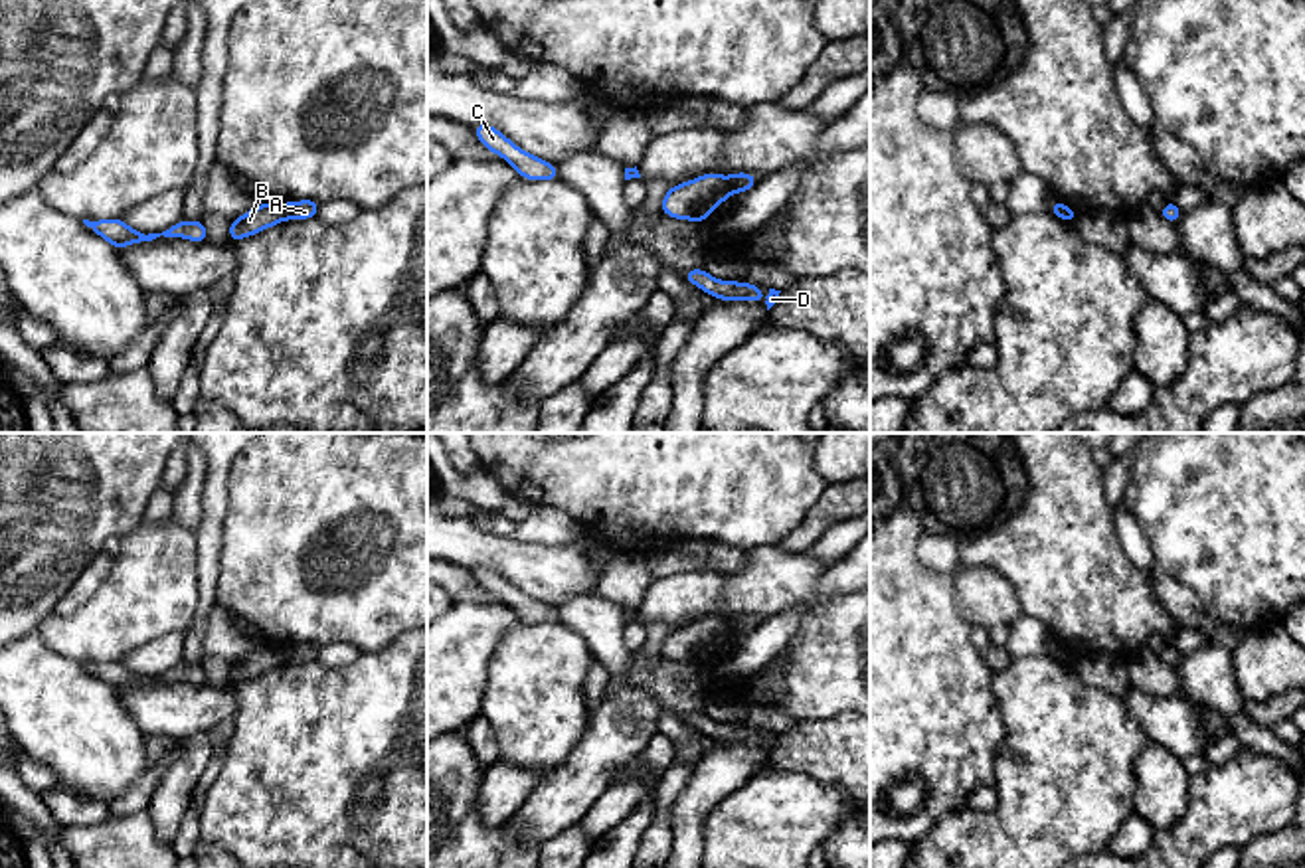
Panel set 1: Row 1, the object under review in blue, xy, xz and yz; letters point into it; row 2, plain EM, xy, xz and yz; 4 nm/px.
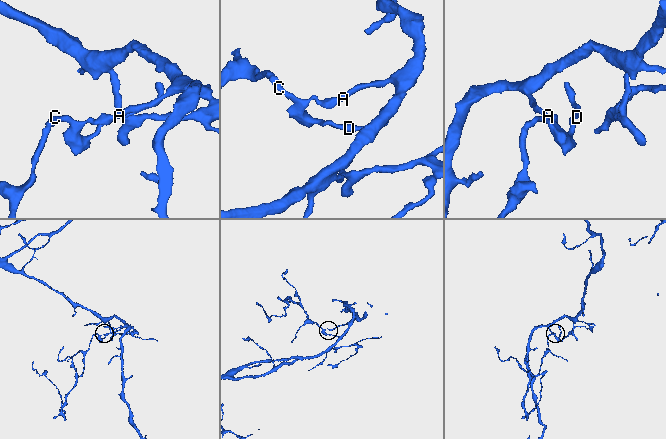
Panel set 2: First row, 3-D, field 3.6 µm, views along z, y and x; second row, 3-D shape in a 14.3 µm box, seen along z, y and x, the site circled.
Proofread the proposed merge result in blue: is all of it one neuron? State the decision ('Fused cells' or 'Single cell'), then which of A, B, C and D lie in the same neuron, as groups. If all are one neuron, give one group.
Fused cells. Groups: A / B C D

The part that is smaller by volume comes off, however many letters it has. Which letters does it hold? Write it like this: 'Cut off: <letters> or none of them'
Cut off: B, C, D

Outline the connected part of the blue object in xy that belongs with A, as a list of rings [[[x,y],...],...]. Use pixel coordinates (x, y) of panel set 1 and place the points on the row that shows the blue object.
[[[312,200],[283,204],[283,212],[285,212],[287,219],[308,219],[308,217],[314,217],[318,208],[320,208],[320,202],[312,202]]]

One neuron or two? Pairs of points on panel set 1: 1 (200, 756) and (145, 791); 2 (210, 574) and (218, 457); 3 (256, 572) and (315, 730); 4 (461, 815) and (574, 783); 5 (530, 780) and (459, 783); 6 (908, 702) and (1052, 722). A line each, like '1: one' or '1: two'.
1: two
2: one
3: two
4: two
5: two
6: two

